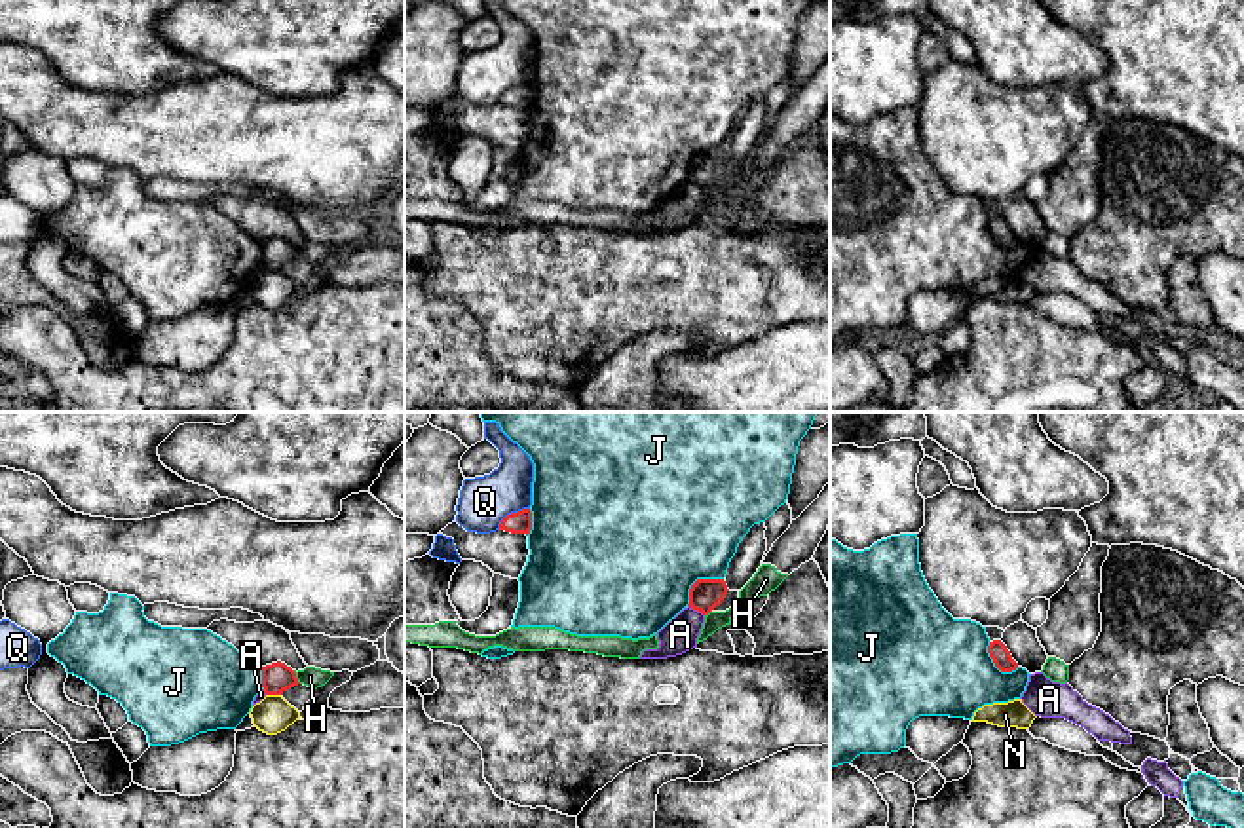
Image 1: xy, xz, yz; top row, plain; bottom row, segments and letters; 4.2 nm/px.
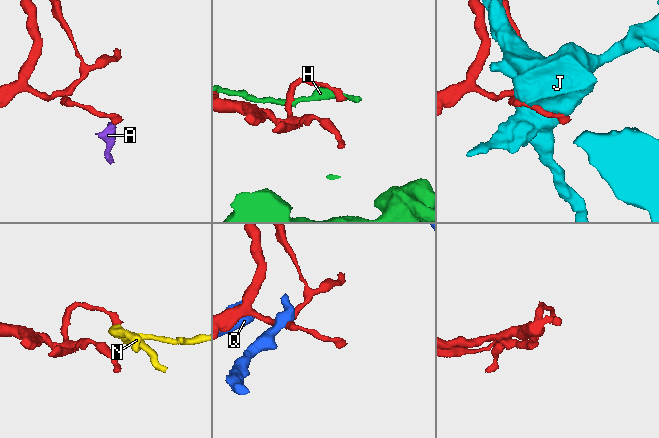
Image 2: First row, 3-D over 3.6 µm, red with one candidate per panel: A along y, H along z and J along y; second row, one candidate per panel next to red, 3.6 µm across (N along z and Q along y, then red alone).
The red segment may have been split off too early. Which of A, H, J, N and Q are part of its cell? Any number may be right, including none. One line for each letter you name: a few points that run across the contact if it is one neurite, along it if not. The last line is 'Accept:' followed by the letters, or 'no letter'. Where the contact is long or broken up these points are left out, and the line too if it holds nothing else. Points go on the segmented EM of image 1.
Accept: no letter

